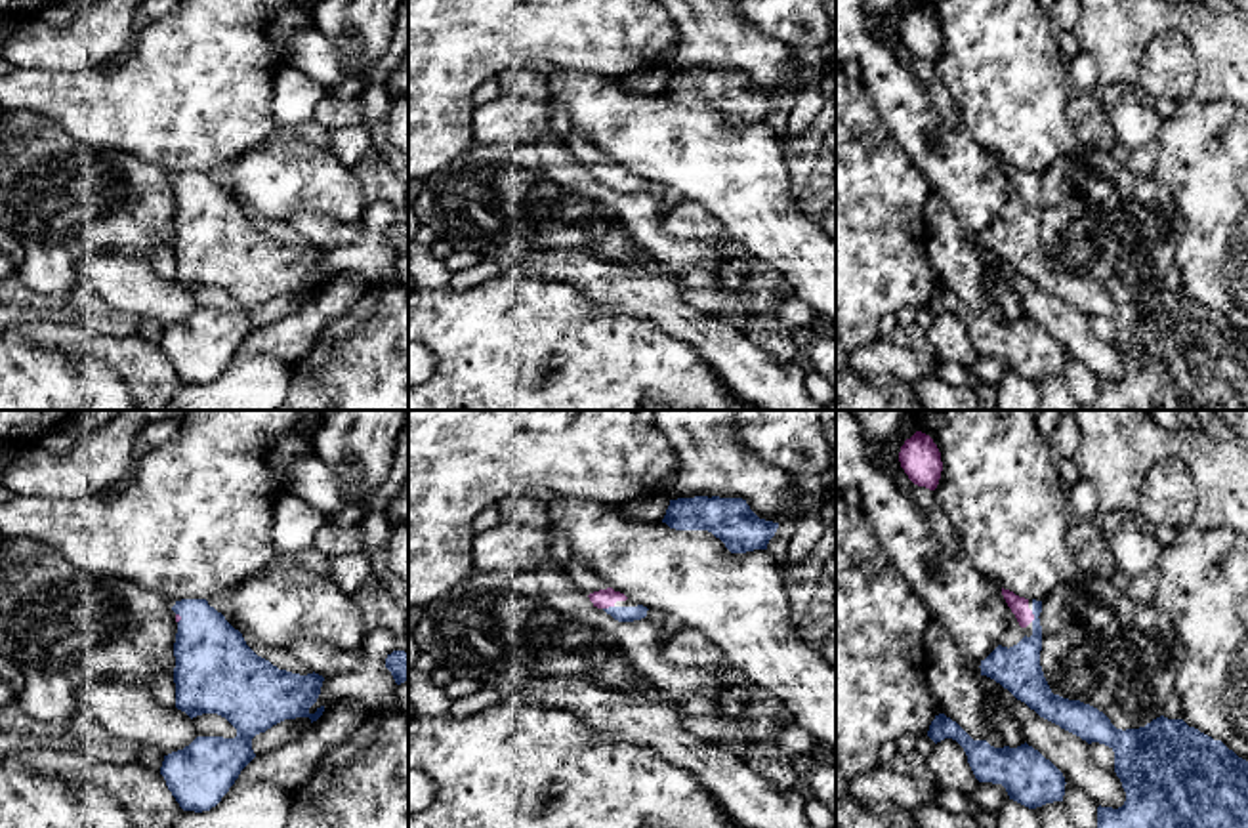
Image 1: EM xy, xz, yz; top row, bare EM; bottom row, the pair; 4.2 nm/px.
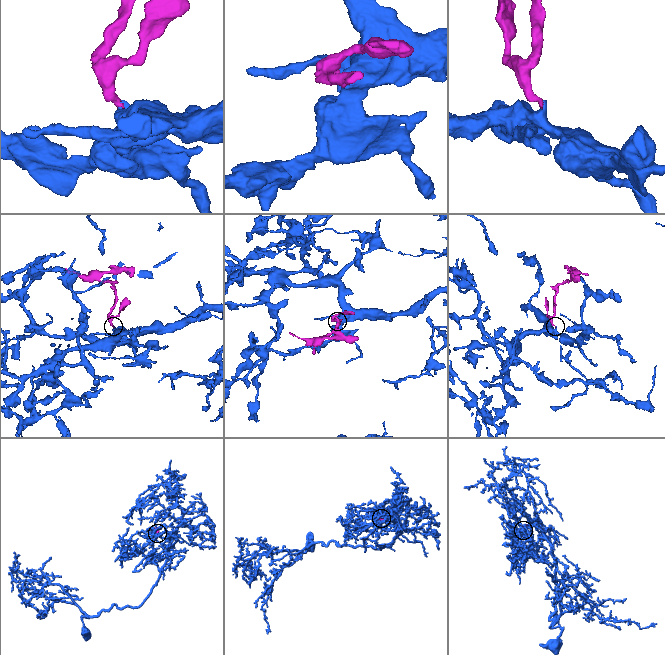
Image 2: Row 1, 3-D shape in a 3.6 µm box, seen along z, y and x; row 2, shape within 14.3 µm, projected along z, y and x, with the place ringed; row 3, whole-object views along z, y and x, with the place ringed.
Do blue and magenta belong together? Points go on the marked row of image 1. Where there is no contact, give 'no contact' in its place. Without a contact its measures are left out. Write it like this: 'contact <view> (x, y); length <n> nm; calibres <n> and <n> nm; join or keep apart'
contact xz (609, 607); length 50 nm; calibres 60 and 80 nm; join

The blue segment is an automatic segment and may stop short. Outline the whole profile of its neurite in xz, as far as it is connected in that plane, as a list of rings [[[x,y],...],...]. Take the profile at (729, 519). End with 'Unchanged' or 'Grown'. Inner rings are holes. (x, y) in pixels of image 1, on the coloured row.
[[[719,496],[670,500],[662,523],[676,530],[708,530],[731,553],[767,549],[779,528],[779,523],[759,519],[746,500]]]. Unchanged

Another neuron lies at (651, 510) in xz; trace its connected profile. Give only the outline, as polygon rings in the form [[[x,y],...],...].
[[[660,492],[645,500],[620,504],[618,509],[632,523],[660,523],[666,515],[668,506],[670,506],[668,492]]]

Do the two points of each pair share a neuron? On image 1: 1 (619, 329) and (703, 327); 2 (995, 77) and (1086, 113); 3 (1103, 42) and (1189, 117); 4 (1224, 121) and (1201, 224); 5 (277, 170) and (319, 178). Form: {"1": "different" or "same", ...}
{"1": "different", "2": "different", "3": "different", "4": "same", "5": "same"}

